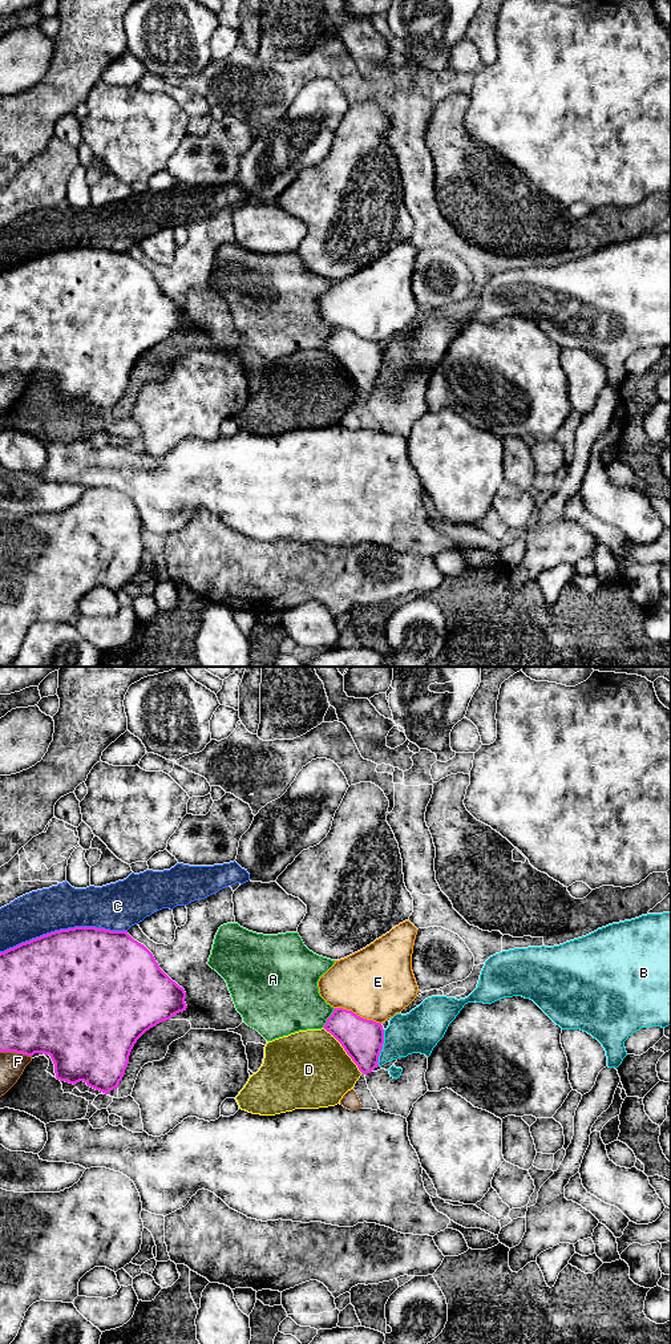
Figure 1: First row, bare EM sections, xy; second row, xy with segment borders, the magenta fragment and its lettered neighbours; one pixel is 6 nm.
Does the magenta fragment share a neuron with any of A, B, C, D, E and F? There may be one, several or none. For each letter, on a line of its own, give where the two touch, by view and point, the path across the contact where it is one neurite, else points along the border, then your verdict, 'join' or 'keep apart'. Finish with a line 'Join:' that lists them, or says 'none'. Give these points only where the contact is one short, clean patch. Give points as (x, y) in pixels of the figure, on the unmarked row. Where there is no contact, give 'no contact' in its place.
A: meets magenta in xy at (328, 337); keep apart
B: meets magenta in xy at (382, 368); keep apart
C: meets magenta in xy at (63, 250); keep apart
D: meets magenta in xy at (344, 369); keep apart
E: meets magenta in xy at (356, 335); keep apart
F: meets magenta in xy at (16, 372); keep apart
Join: none

